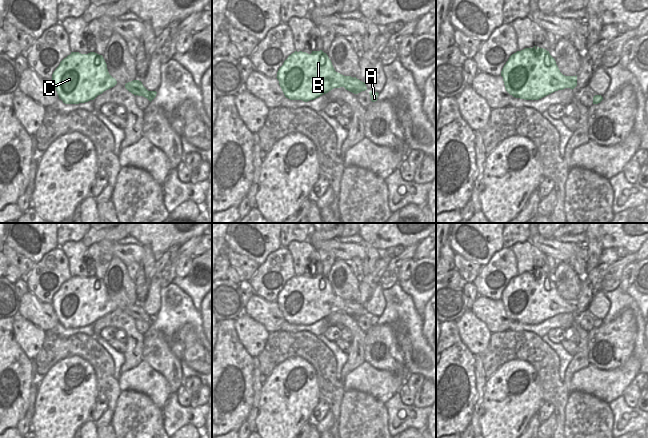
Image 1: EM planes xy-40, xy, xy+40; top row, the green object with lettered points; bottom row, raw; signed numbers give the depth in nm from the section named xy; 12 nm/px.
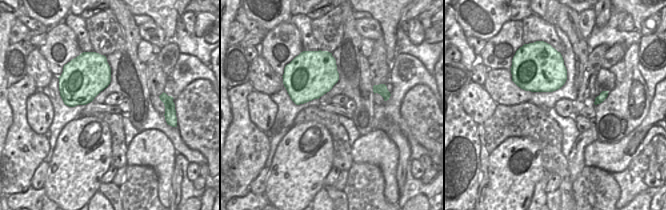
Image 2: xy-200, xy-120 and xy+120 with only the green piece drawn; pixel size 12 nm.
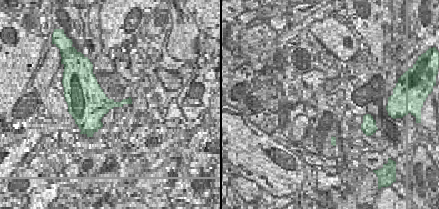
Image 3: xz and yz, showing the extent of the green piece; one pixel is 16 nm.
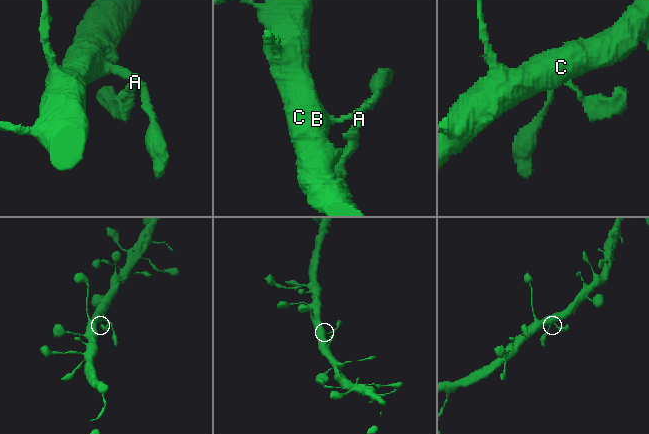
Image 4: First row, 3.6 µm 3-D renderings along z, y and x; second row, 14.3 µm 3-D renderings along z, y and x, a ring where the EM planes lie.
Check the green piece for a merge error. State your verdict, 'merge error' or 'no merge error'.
no merge error

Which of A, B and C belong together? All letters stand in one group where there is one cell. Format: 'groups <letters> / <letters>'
groups A B C

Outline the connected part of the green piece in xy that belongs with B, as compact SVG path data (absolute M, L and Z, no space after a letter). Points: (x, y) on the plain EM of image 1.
M322 274L311 278L295 275L277 296L279 309L286 322L308 326L334 312L344 311L358 318L367 314L365 306L335 295L328 279Z

